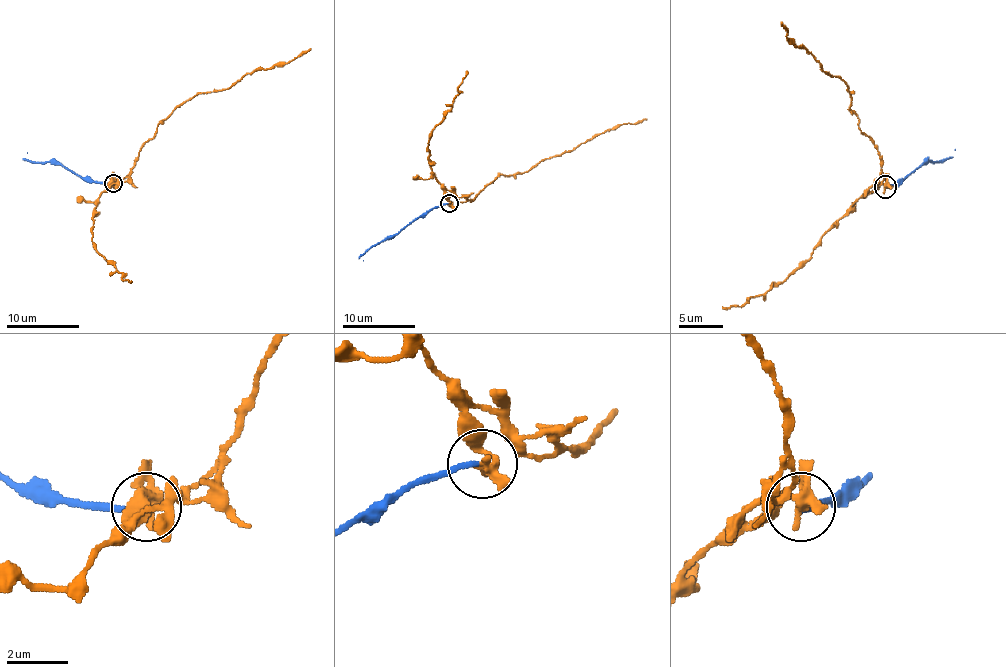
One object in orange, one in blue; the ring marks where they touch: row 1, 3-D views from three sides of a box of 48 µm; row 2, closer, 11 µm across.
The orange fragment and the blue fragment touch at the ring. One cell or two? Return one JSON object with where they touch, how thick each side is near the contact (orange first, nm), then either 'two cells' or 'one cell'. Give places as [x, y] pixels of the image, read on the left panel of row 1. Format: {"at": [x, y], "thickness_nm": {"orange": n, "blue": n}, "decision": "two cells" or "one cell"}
{"at": [113, 183], "thickness_nm": {"orange": 280, "blue": 190}, "decision": "two cells"}

